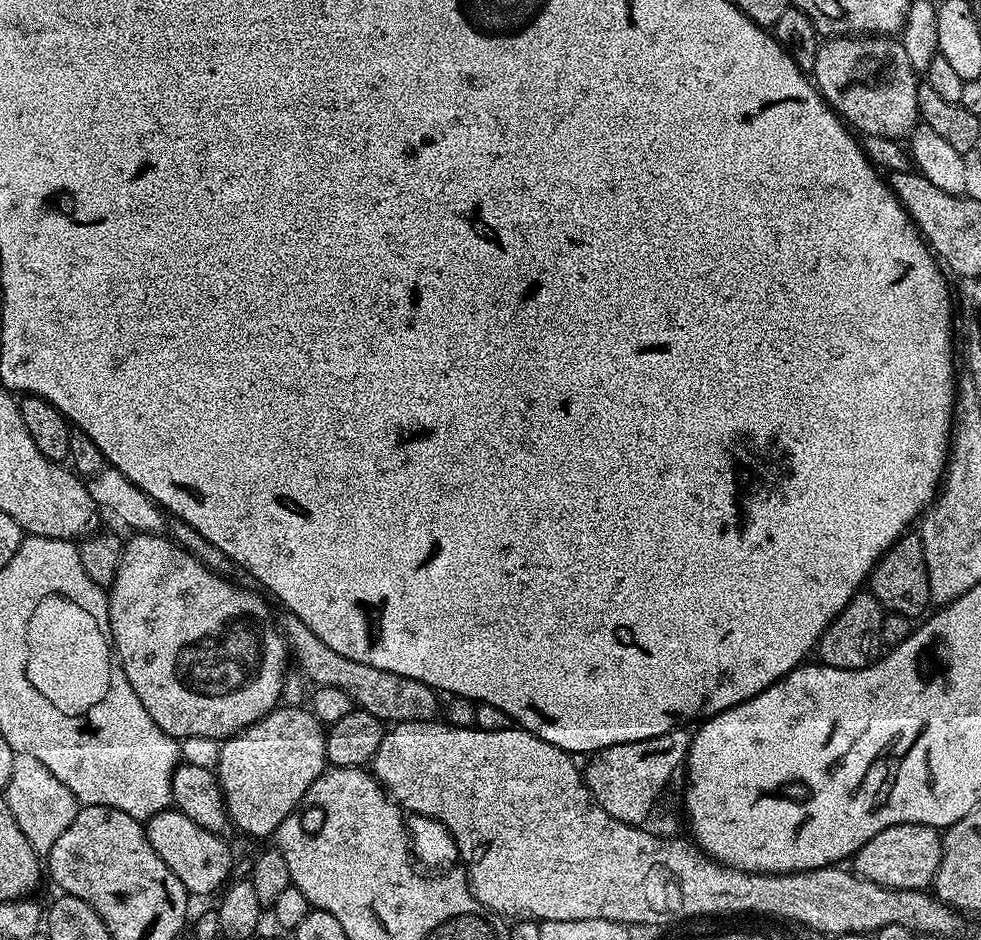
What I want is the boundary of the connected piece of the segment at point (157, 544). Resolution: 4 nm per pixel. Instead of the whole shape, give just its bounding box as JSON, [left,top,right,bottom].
[106,531,290,742]

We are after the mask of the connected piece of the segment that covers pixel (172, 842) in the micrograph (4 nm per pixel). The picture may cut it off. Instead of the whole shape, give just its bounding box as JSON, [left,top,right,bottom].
[146,810,232,897]

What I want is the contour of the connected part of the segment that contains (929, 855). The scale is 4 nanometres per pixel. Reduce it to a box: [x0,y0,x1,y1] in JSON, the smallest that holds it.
[854,824,942,890]

